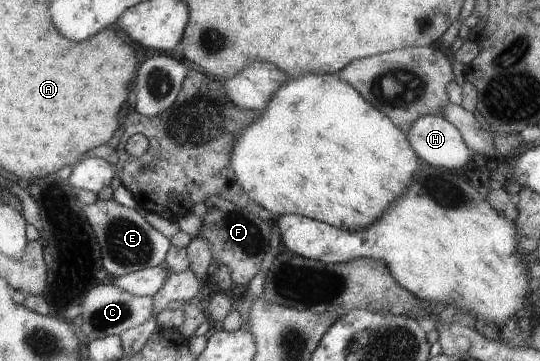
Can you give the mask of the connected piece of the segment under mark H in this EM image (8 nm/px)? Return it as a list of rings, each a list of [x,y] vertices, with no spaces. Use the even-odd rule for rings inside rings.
[[[443,116],[420,117],[407,136],[417,155],[435,167],[461,169],[471,161],[473,151],[462,133]]]

